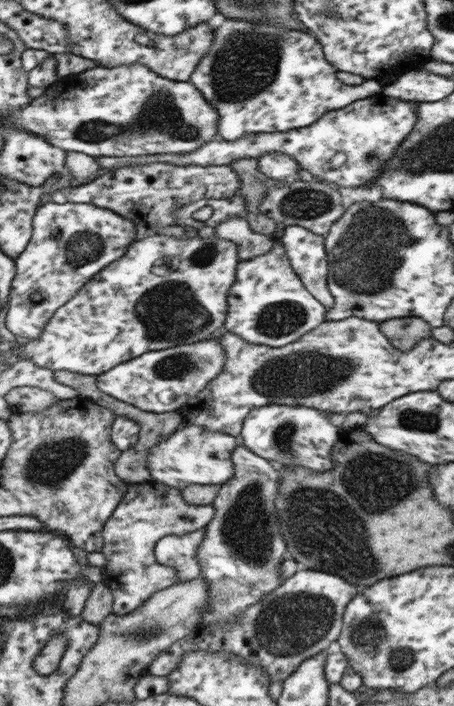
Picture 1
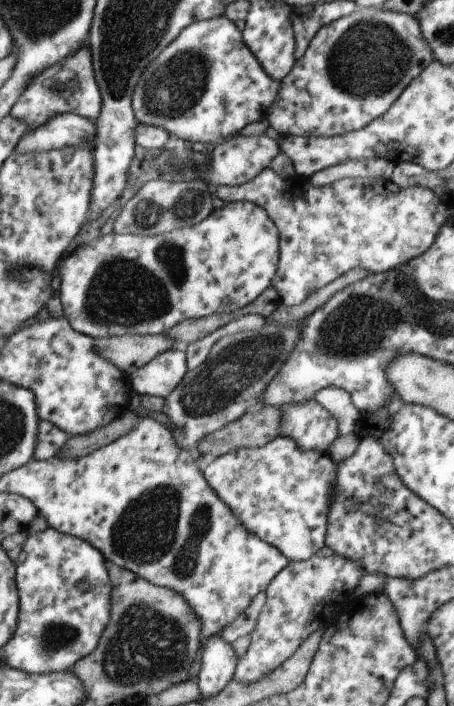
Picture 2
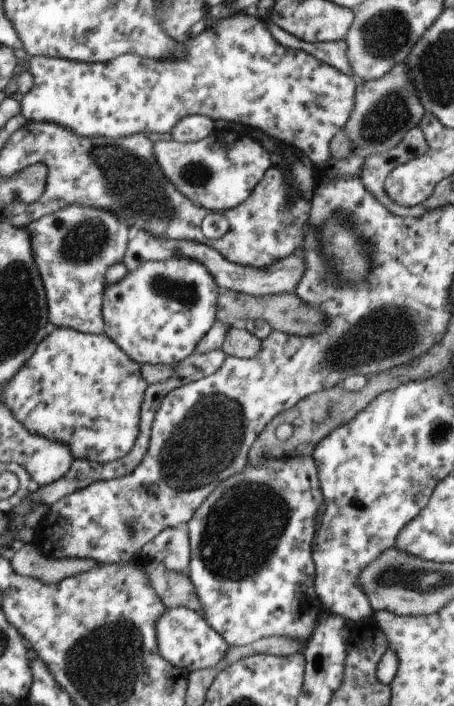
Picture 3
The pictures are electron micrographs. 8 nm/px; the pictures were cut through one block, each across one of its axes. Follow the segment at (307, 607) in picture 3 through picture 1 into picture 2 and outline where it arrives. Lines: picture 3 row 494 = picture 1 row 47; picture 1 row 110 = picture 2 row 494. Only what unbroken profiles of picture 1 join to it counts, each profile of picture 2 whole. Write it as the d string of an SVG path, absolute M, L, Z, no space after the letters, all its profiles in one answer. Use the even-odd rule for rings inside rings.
M275 437L262 447L231 448L212 459L202 473L248 533L274 546L288 561L304 561L324 546L334 464L327 452L302 451L291 439Z

